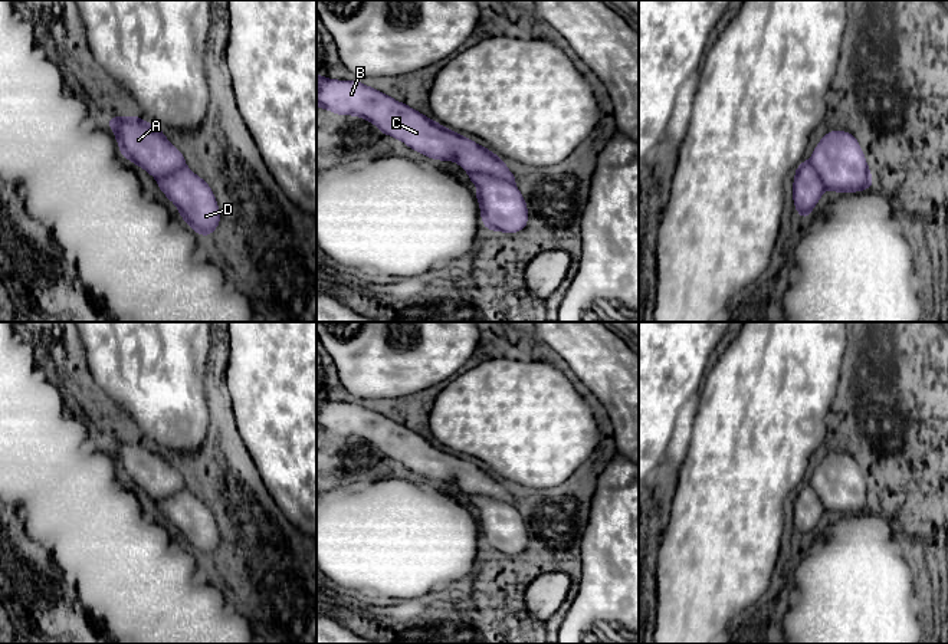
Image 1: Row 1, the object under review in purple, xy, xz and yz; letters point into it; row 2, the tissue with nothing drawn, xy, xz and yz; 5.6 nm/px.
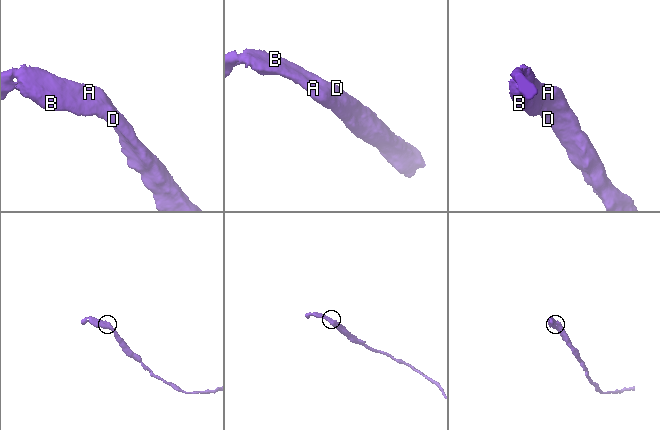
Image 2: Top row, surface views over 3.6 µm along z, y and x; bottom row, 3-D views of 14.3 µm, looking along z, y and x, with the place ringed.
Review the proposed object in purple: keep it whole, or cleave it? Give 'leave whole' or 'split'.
split

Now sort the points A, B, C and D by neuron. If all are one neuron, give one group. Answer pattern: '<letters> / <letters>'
A / B C D

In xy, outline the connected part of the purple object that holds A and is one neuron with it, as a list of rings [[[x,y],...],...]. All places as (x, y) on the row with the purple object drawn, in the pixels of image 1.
[[[114,116],[108,124],[118,141],[121,155],[160,178],[186,168],[186,160],[163,134],[163,129],[138,116]]]

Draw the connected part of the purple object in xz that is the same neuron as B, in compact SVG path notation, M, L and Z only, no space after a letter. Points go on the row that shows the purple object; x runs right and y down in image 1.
M316 73L316 106L361 116L377 125L381 134L429 158L455 161L468 174L482 172L515 183L505 161L492 151L358 80L335 80Z

